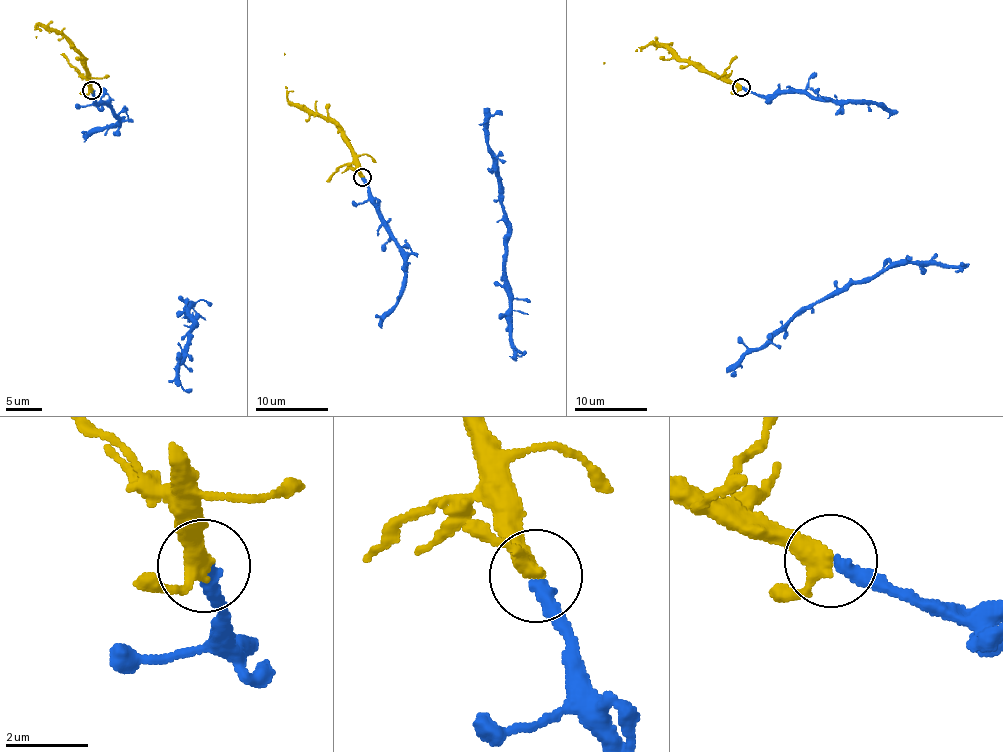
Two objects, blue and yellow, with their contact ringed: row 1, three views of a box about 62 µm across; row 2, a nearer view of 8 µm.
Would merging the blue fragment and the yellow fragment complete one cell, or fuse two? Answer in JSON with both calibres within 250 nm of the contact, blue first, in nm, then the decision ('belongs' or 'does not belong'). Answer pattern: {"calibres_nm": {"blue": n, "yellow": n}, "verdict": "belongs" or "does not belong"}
{"calibres_nm": {"blue": 360, "yellow": 360}, "verdict": "belongs"}

